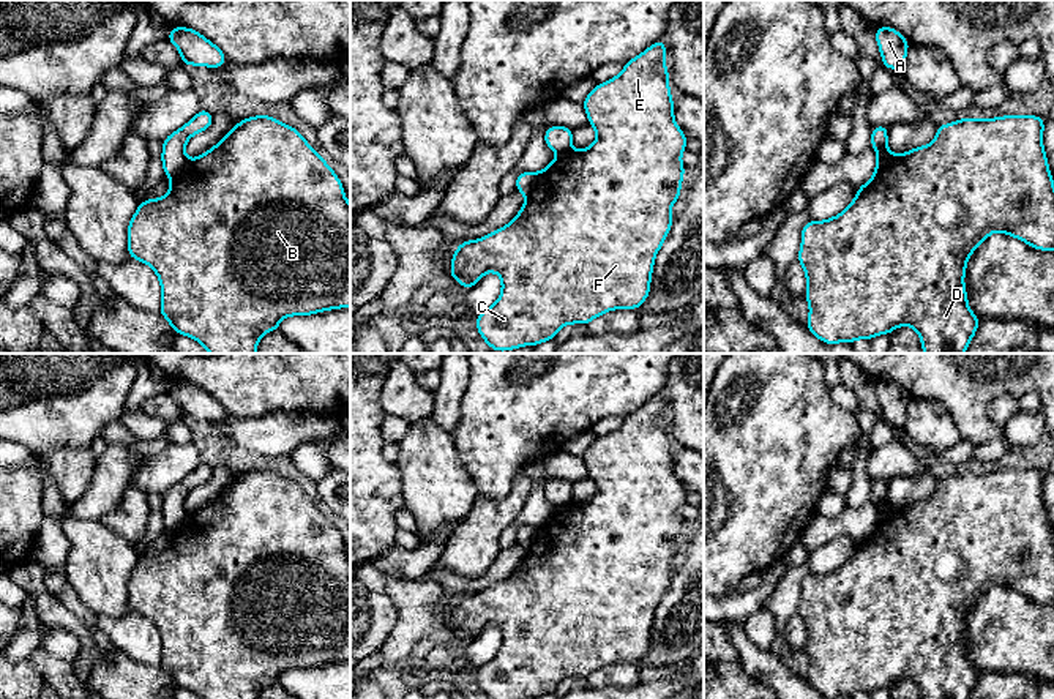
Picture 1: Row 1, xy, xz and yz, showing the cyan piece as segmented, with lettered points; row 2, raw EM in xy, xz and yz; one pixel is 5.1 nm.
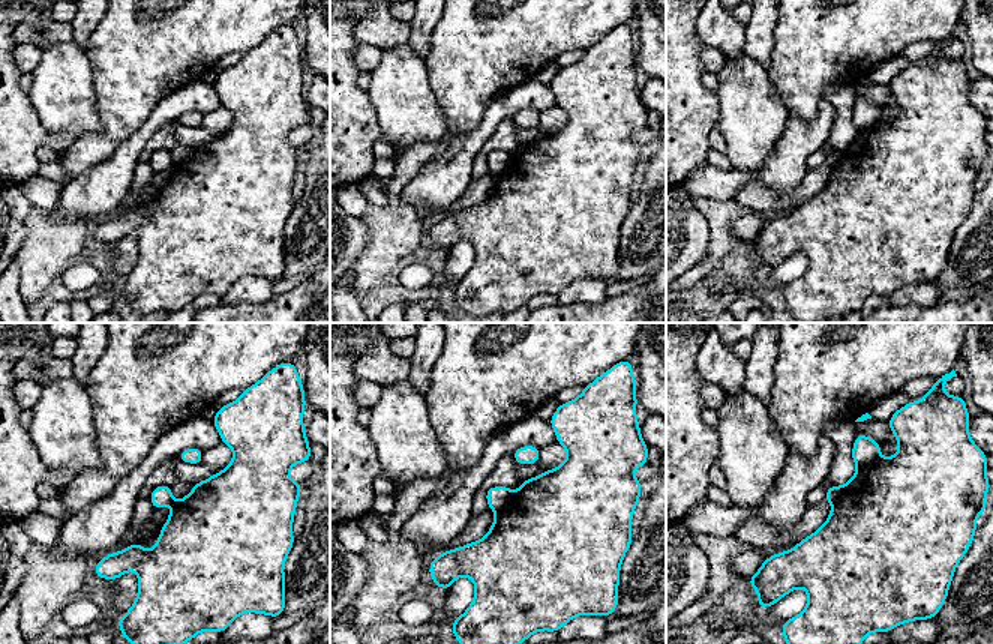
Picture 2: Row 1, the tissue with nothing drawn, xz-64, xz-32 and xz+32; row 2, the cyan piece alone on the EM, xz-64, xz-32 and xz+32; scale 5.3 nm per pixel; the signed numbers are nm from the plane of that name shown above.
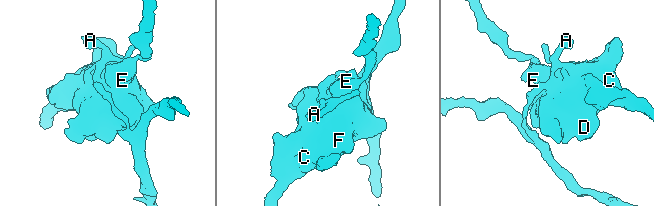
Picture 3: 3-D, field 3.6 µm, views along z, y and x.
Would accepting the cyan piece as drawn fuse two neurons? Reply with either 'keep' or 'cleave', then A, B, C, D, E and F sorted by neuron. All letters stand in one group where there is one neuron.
cleave; A / B C D E F

